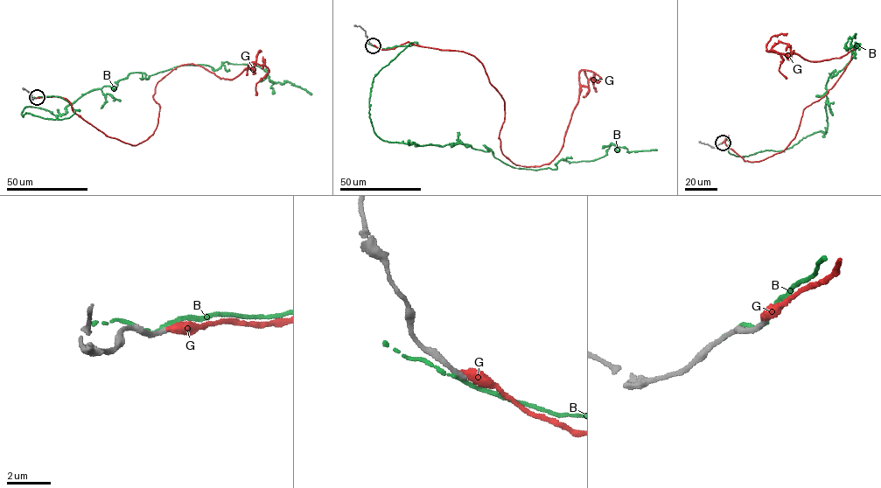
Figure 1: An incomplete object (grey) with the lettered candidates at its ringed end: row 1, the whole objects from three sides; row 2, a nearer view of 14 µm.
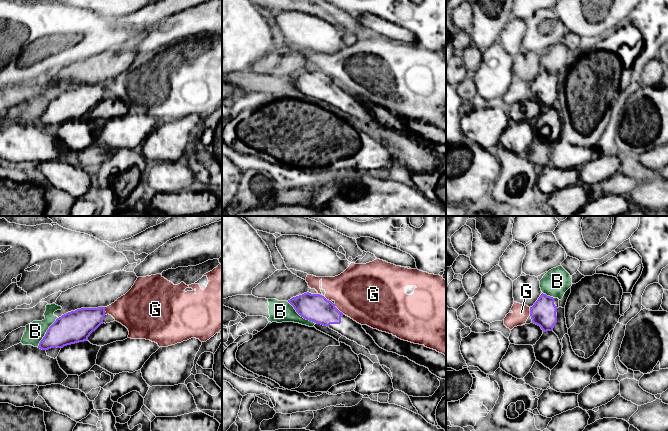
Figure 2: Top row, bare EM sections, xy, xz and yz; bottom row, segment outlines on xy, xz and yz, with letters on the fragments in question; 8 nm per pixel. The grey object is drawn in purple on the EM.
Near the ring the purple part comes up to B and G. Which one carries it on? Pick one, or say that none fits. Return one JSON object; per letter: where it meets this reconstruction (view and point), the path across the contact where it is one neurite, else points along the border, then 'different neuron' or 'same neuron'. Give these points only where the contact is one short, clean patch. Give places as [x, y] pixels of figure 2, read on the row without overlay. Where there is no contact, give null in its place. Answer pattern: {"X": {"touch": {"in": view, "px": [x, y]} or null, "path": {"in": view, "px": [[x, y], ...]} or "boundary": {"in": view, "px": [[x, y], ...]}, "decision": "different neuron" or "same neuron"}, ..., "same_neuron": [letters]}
{"B": {"touch": {"in": "xy", "px": [46, 108]}, "decision": "different neuron"}, "G": {"touch": {"in": "xz", "px": [338, 86]}, "boundary": {"in": "xz", "px": [[334, 80], [344, 90]]}, "decision": "different neuron"}, "same_neuron": []}

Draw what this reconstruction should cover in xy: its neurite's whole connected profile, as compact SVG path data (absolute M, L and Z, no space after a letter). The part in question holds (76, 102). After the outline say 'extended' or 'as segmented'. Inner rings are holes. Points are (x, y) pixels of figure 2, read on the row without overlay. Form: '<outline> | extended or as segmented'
M98 83L81 84L62 91L49 103L38 124L63 124L87 117L90 110L103 100L105 89L105 83Z | as segmented

